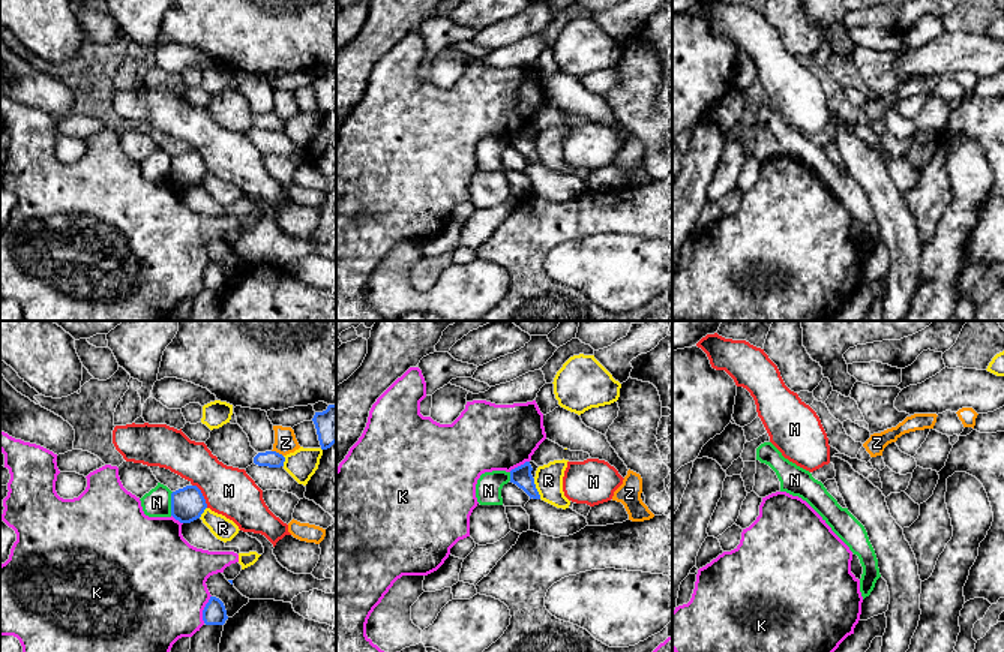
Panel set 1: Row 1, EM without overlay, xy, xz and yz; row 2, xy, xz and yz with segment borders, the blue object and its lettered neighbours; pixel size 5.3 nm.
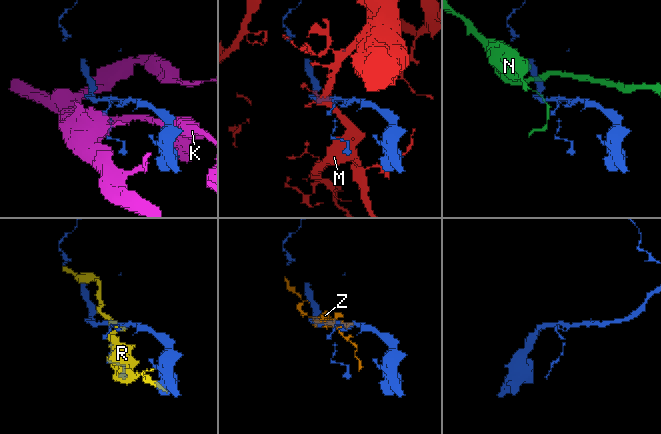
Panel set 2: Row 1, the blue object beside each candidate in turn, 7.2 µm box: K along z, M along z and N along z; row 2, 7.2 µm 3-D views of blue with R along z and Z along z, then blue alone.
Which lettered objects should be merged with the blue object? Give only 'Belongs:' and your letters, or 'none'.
Belongs: none

